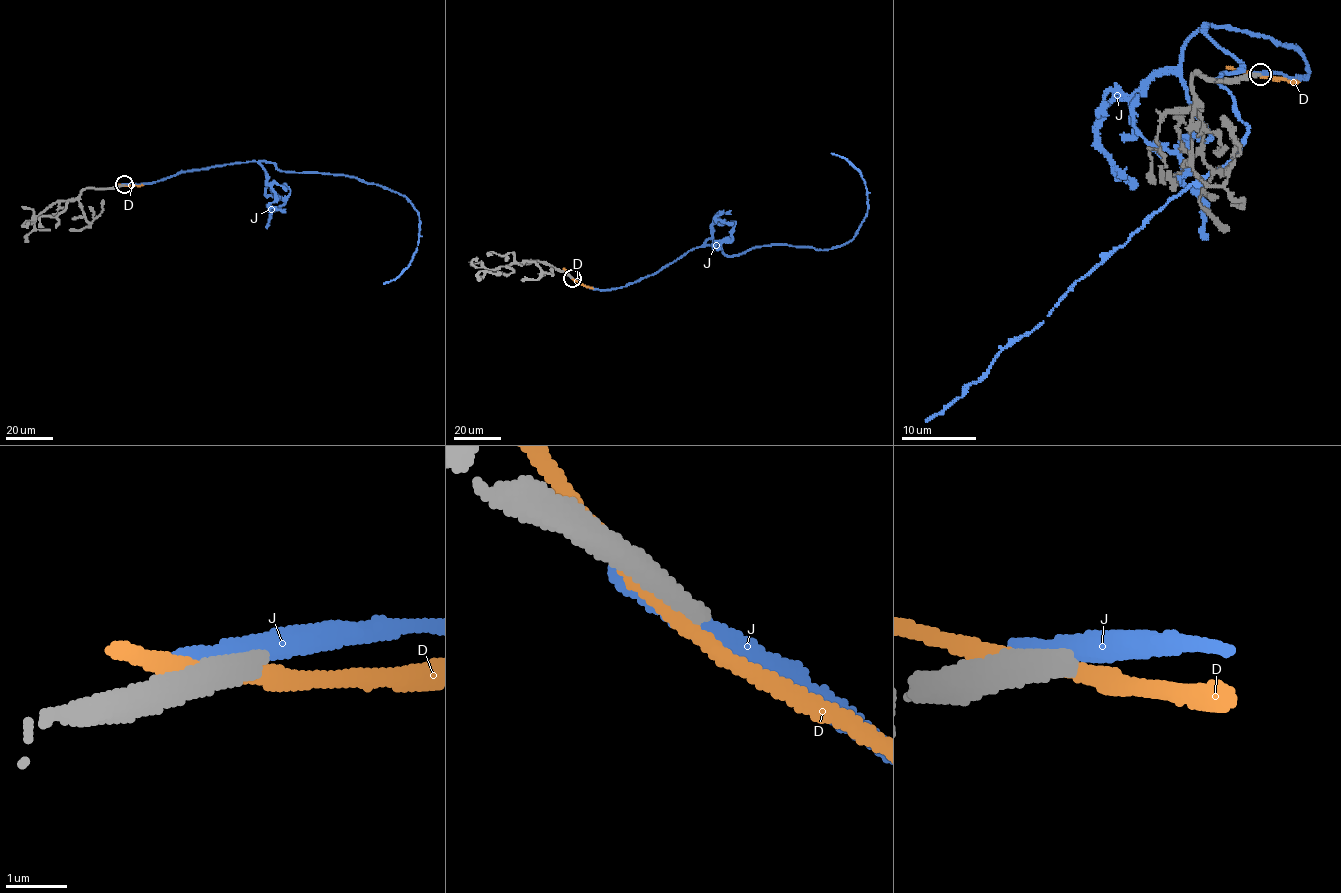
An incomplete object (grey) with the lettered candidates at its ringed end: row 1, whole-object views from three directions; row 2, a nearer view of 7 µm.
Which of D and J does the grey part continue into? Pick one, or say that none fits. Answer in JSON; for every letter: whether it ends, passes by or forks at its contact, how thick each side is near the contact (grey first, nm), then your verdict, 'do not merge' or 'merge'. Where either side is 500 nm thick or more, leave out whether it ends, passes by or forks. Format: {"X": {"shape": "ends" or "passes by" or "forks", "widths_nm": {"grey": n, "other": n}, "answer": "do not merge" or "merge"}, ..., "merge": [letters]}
{"D": {"widths_nm": {"grey": 550, "other": 240}, "answer": "do not merge"}, "J": {"shape": "ends", "widths_nm": {"grey": 460, "other": 460}, "answer": "do not merge"}, "merge": []}

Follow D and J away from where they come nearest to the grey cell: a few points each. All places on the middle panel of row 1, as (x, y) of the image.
D: (570, 276), (593, 288)
J: (571, 277), (616, 288), (696, 247), (718, 244), (728, 256), (848, 242), (867, 193), (857, 169), (831, 153)

